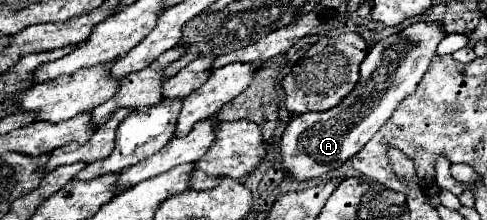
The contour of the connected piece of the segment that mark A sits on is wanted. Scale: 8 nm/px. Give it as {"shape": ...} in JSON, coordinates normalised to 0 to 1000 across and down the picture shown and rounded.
{"shape":[[[893,105],[840,114],[823,150],[803,159],[758,223],[749,277],[741,286],[733,395],[692,486],[602,532],[573,641],[581,759],[602,795],[602,814],[622,823],[667,805],[680,768],[700,759],[713,723],[741,686],[778,577],[799,550],[799,523],[807,523],[823,450],[840,441],[856,405],[856,377],[877,332],[885,259],[910,168],[914,150]]]}

